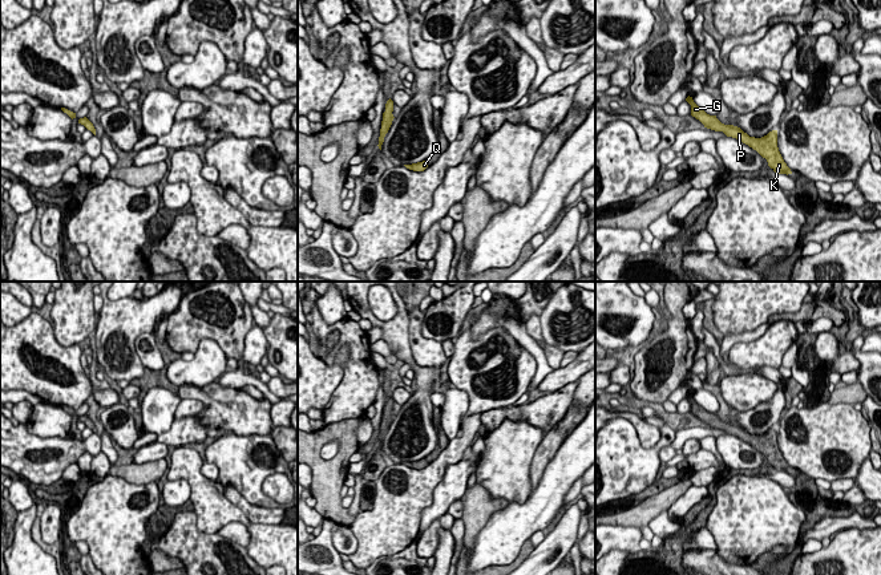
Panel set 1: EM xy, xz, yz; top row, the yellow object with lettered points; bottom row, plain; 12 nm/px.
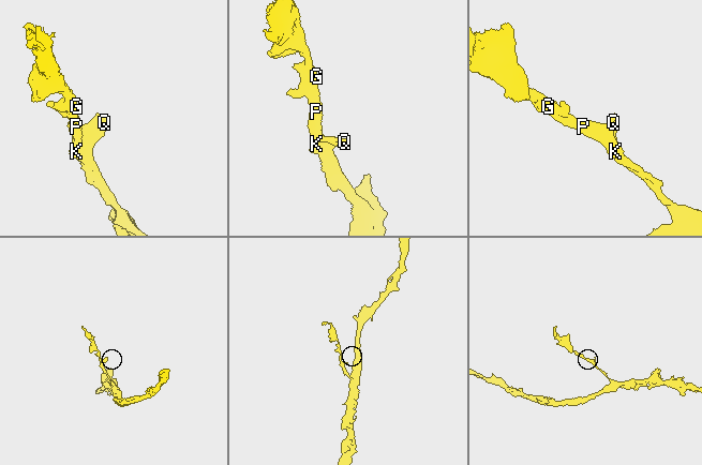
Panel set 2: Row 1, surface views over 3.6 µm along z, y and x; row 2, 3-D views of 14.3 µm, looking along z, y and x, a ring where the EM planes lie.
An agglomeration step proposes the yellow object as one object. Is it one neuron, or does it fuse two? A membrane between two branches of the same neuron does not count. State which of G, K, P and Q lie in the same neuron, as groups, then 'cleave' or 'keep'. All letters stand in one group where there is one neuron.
groups G K P Q; keep

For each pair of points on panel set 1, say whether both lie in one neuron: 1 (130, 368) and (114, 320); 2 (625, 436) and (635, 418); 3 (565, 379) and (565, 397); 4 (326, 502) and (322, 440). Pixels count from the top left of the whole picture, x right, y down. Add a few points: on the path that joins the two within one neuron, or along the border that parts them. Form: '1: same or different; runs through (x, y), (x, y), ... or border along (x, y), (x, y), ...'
1: same; runs through (126, 356), (117, 347), (117, 332)
2: different; border along (609, 418), (625, 417), (645, 448), (662, 433)
3: different; border along (577, 380), (549, 393)
4: same; runs through (326, 486), (326, 473), (316, 464), (316, 456)

